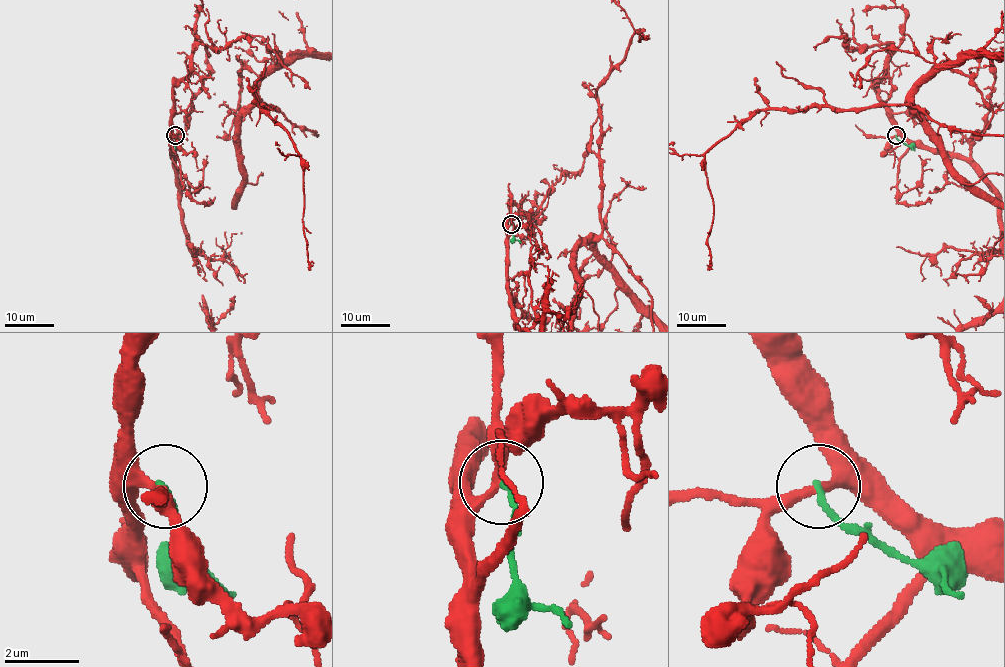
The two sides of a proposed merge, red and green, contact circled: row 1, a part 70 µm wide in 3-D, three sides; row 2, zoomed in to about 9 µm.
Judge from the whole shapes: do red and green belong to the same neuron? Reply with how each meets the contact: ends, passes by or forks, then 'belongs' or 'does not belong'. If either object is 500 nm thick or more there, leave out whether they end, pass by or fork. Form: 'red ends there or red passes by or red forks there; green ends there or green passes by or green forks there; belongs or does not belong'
red passes by; green ends there; does not belong

